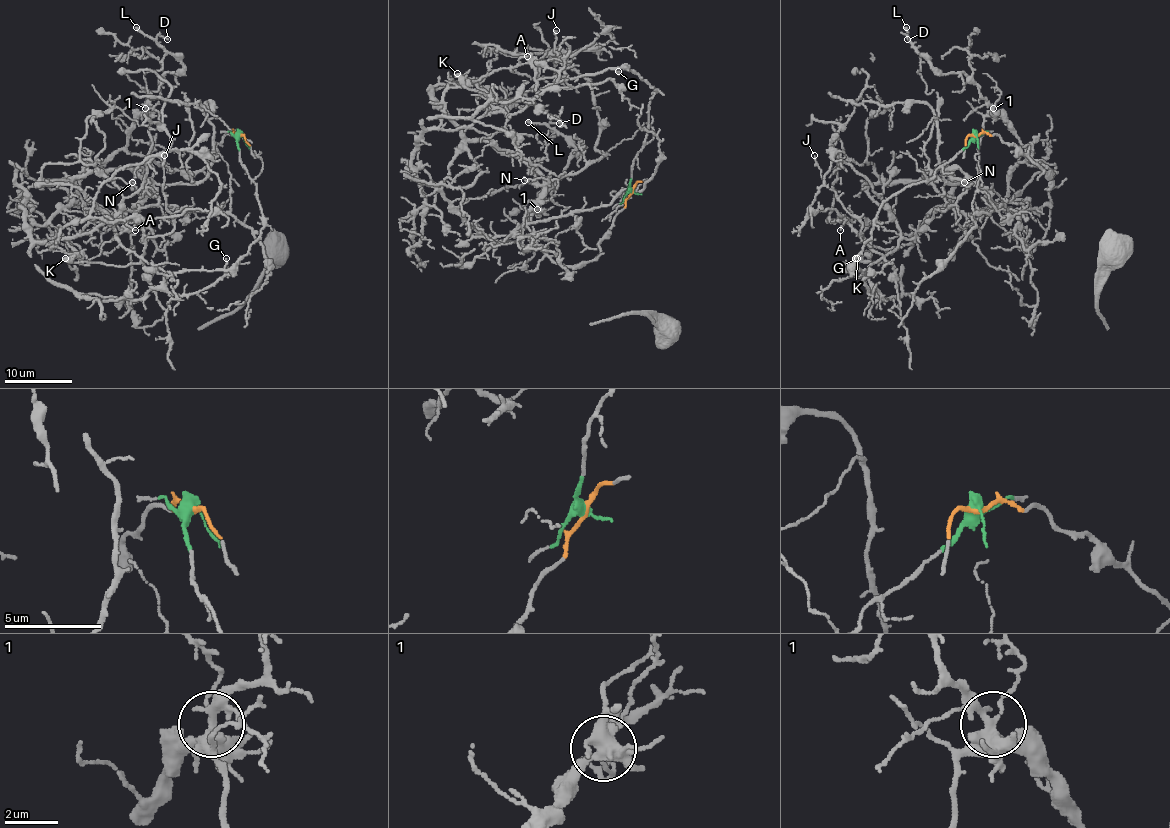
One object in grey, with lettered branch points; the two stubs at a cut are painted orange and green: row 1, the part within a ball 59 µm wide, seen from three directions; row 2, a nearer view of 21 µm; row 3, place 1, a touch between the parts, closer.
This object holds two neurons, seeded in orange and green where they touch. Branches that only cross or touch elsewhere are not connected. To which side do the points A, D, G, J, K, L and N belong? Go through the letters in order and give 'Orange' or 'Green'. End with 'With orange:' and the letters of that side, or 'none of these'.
A: Orange
D: Orange
G: Green
J: Green
K: Green
L: Orange
N: Orange
With orange: A, D, L, N

